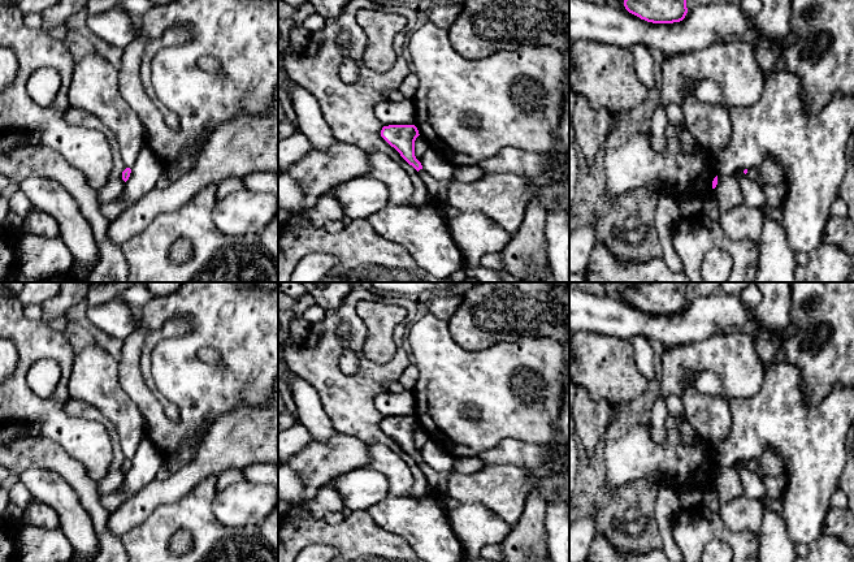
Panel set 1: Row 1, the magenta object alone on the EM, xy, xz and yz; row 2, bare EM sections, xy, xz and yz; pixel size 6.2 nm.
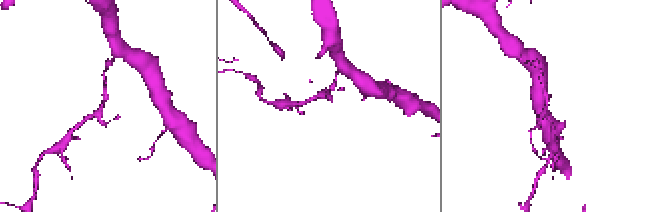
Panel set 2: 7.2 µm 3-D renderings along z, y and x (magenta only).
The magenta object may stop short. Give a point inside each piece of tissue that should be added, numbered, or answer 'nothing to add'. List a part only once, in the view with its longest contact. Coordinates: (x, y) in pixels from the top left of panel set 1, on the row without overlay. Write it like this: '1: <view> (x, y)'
1: xz (437, 480)

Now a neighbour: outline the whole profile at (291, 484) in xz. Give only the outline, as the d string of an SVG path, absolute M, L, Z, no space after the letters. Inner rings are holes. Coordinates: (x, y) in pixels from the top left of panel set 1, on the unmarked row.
M290 464L278 467L278 501L285 502L290 509L298 507L304 498L305 481Z

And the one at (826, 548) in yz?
M822 535L809 545L806 557L797 557L796 562L851 562L854 548L835 536Z

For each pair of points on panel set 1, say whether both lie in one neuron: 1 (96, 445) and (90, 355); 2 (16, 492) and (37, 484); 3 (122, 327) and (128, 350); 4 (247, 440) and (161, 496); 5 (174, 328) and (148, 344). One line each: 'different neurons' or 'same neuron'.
1: different neurons
2: different neurons
3: different neurons
4: same neuron
5: same neuron

